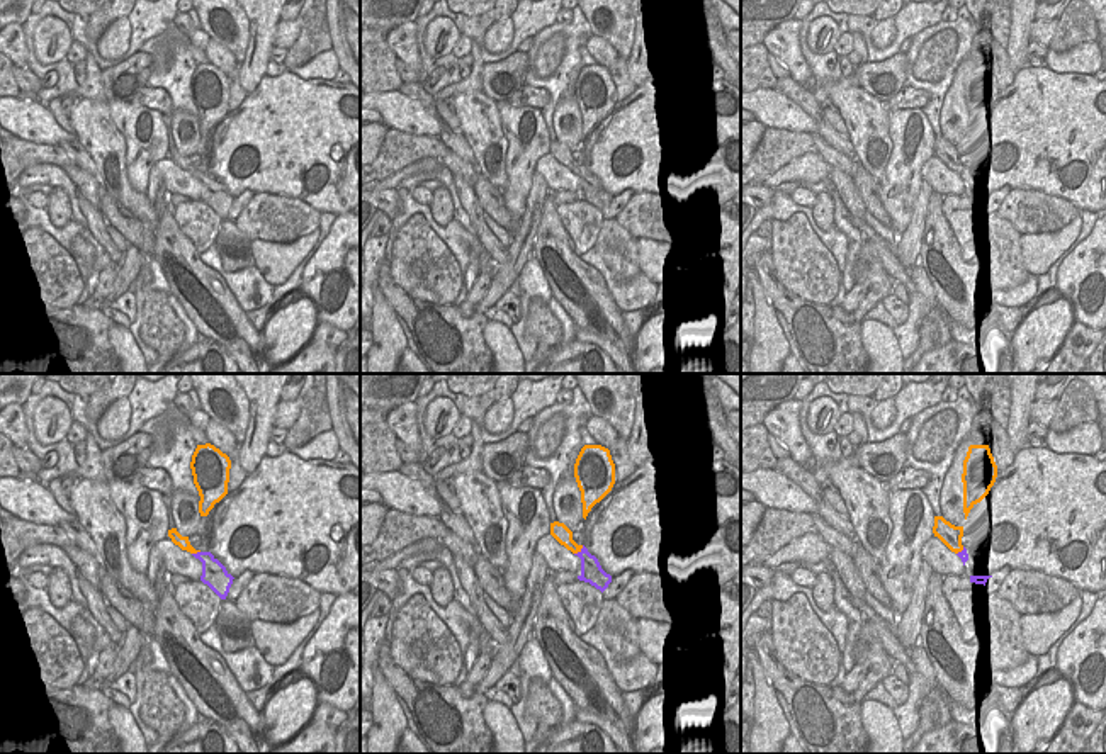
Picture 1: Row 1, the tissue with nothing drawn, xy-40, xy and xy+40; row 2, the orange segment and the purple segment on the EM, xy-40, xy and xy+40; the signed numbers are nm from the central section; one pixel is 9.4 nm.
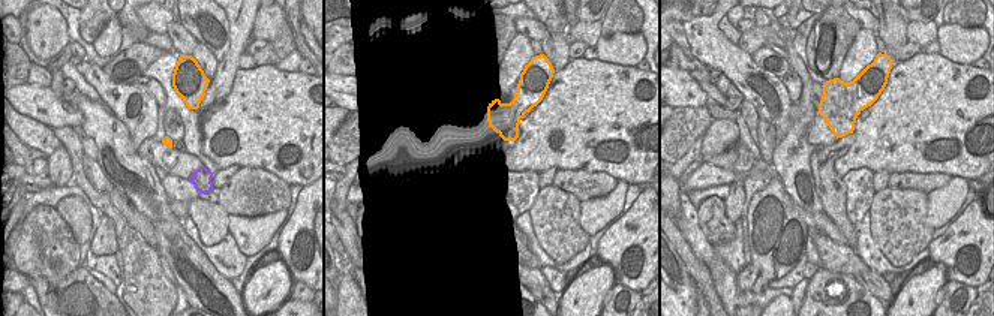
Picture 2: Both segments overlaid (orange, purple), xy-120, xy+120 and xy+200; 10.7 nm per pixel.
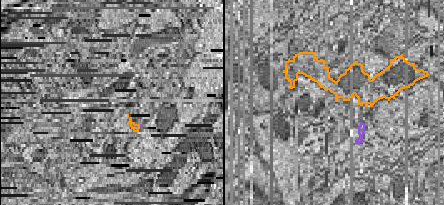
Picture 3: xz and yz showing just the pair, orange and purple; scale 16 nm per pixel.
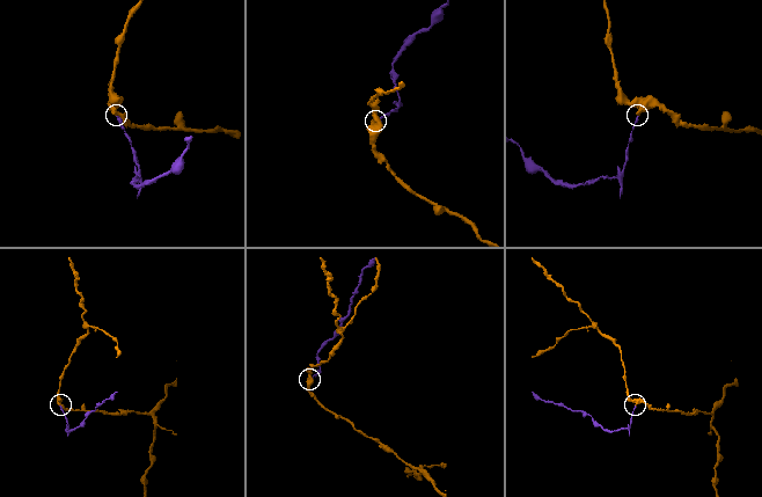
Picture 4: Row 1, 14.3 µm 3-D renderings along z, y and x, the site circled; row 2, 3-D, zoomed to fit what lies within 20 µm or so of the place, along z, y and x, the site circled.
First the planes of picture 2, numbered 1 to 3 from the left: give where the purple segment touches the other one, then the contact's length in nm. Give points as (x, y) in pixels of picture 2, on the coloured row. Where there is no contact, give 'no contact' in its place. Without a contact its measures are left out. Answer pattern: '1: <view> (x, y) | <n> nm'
1: no contact
2: no contact
3: no contact

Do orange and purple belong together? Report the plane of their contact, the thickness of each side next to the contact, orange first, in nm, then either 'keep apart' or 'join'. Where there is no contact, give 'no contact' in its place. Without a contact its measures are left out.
xy | 160/200 nm | keep apart

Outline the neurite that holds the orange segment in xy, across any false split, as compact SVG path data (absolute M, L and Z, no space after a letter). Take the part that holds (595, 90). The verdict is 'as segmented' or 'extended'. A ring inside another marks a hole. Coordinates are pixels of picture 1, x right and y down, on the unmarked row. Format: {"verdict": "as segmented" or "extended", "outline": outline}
{"verdict": "as segmented", "outline": "M584 65L574 83L574 97L581 110L583 138L615 104L615 83L610 70L601 65Z"}

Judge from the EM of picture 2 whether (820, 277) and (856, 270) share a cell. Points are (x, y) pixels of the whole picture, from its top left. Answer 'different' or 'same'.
different

